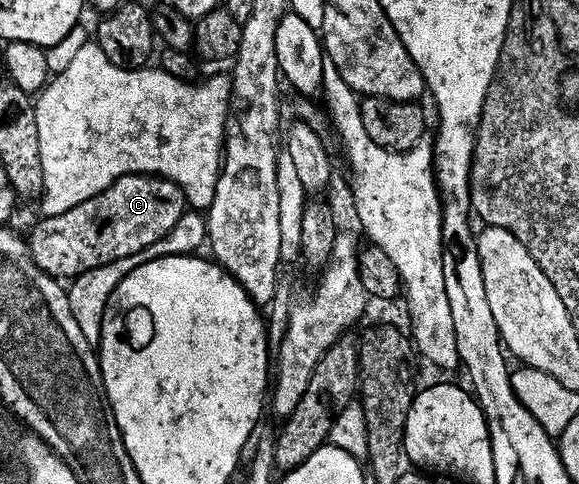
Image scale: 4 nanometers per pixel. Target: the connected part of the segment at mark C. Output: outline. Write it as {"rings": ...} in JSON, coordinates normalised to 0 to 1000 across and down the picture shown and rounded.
{"rings":[[[216,360],[180,388],[180,397],[145,413],[145,421],[131,421],[131,430],[117,430],[117,438],[97,446],[67,448],[67,459],[41,494],[62,554],[102,579],[126,579],[136,566],[193,545],[193,537],[207,537],[207,529],[228,529],[228,521],[269,504],[269,496],[290,488],[290,479],[304,471],[304,455],[311,455],[323,432],[318,397],[295,368],[275,368],[269,360]]]}

